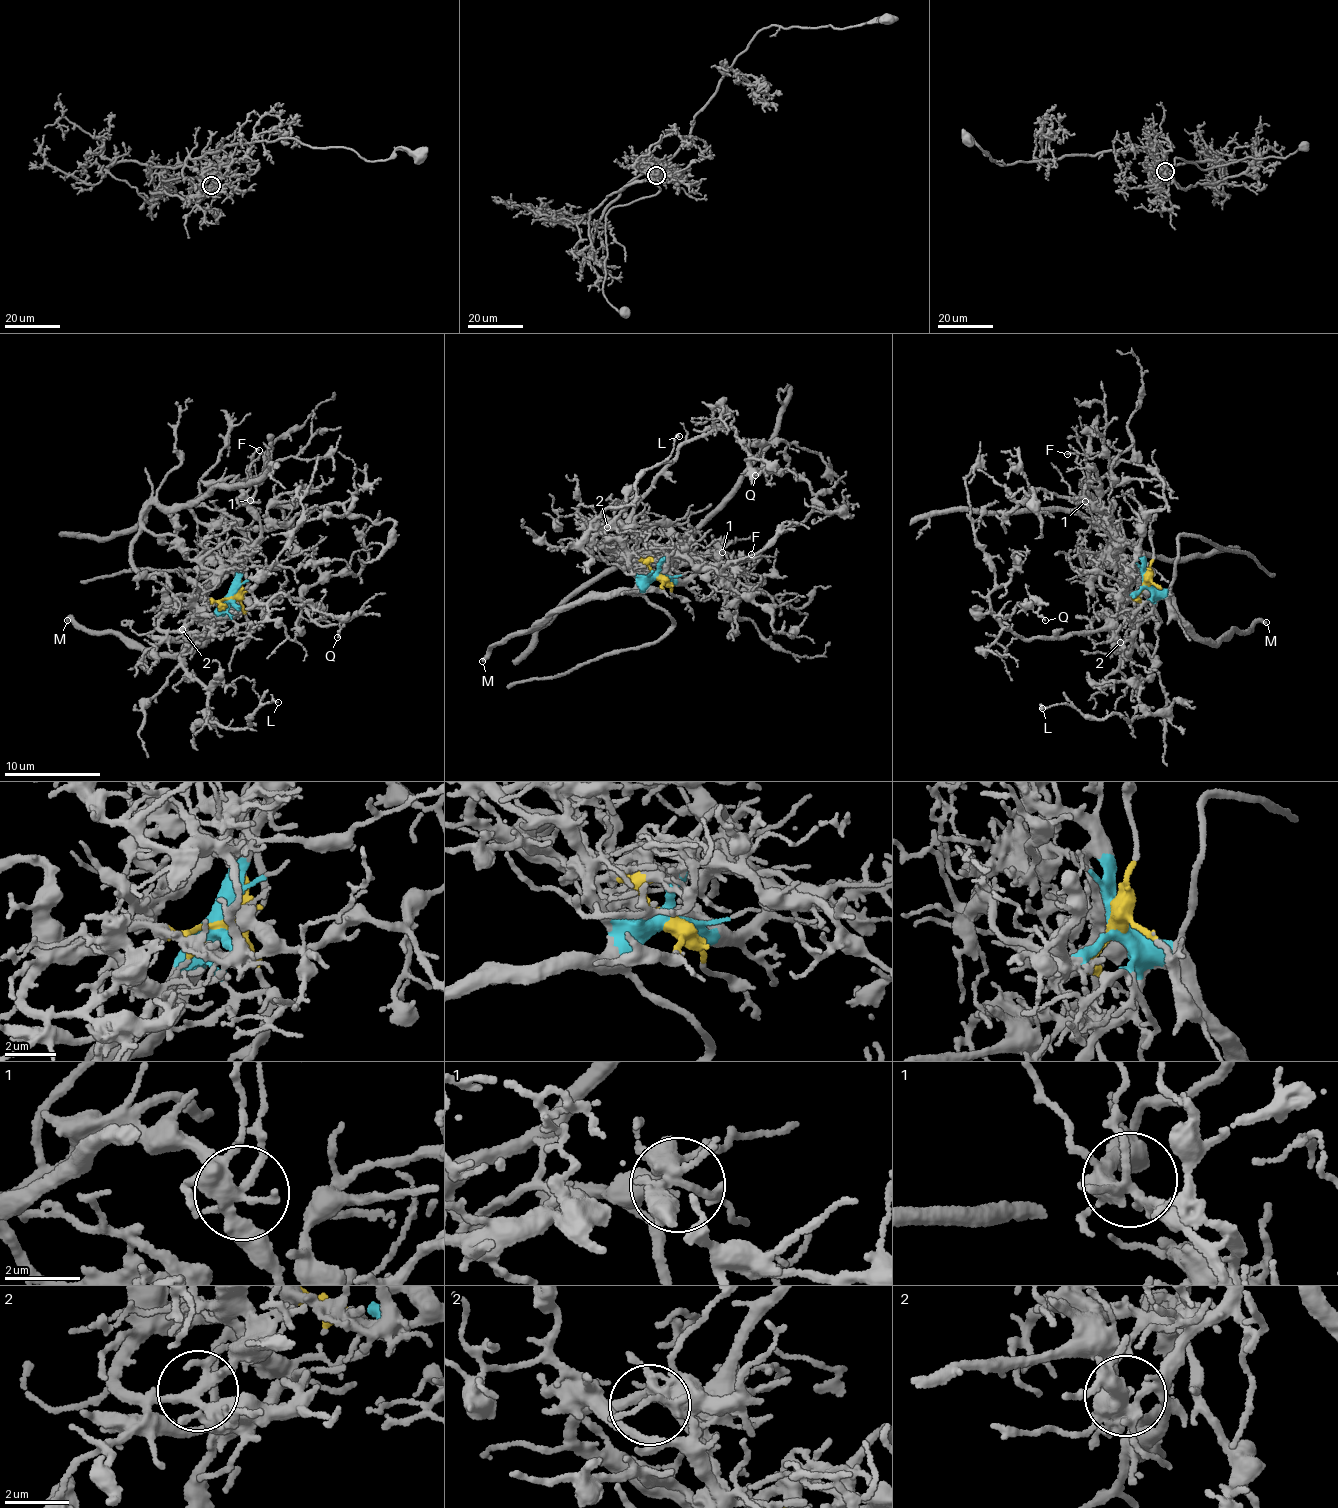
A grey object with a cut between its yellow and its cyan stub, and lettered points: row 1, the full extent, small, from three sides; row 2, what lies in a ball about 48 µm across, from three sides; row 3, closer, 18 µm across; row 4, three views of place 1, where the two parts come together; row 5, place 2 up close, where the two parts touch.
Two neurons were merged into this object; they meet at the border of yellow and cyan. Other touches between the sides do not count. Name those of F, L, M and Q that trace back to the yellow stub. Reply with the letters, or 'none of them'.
L, Q

